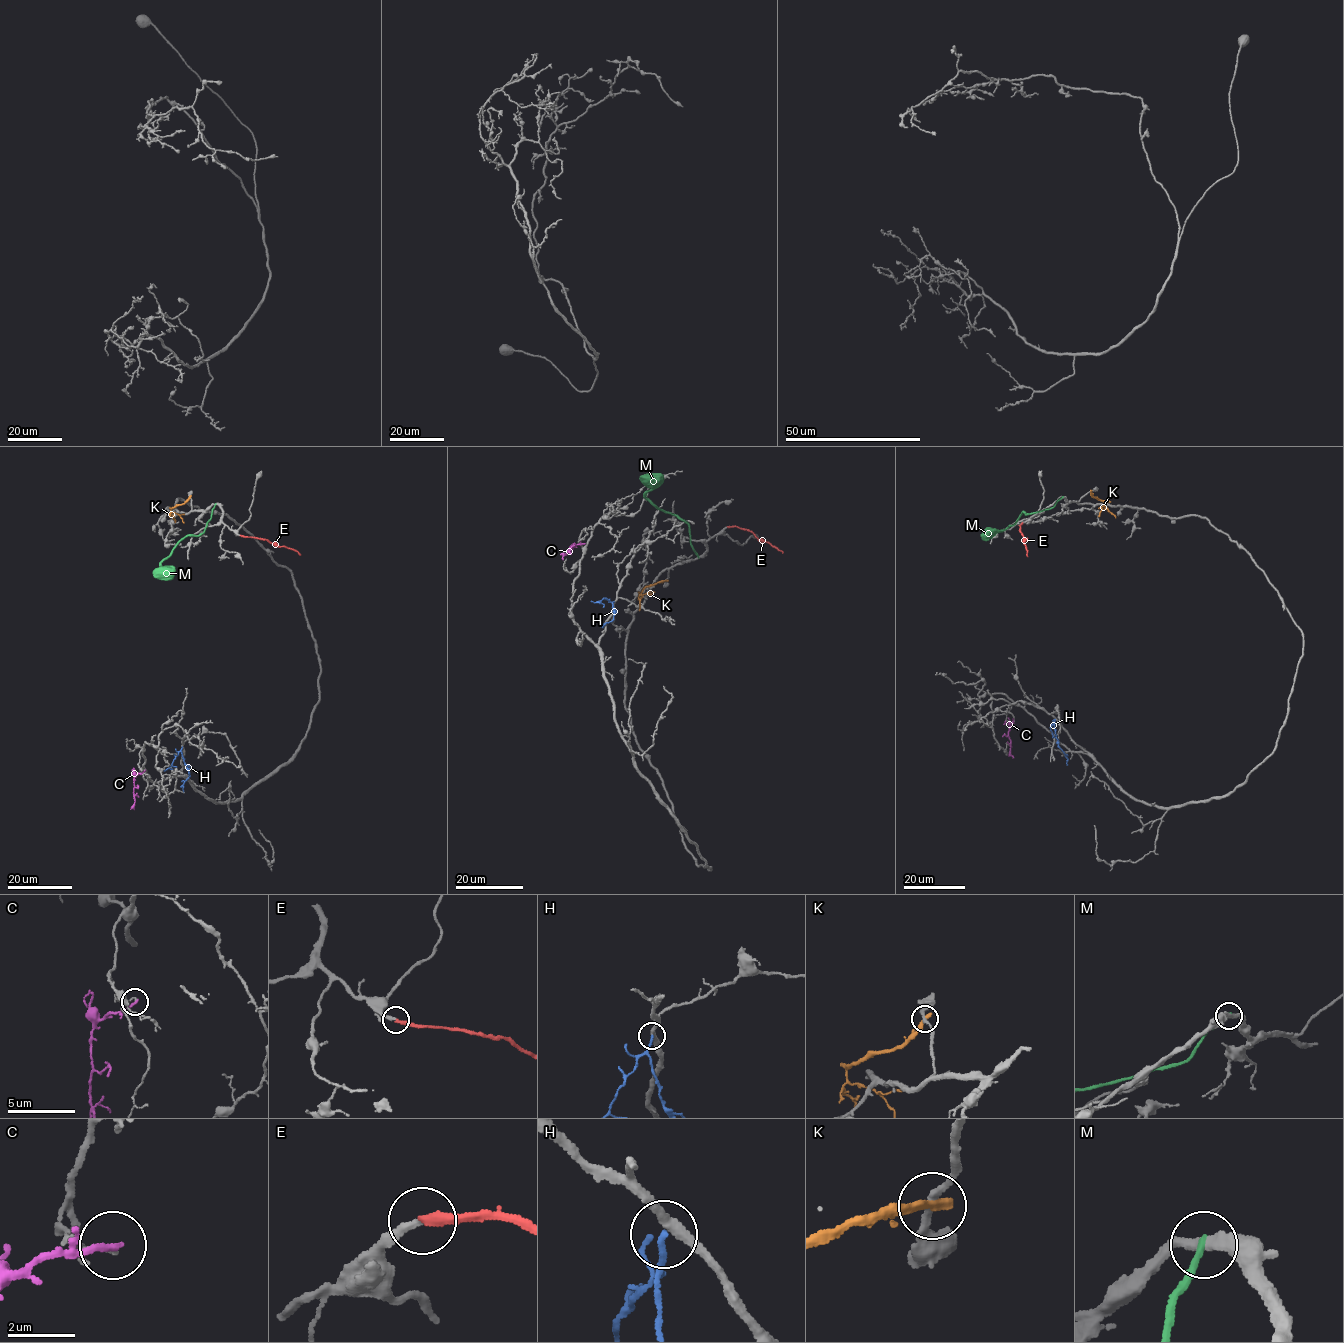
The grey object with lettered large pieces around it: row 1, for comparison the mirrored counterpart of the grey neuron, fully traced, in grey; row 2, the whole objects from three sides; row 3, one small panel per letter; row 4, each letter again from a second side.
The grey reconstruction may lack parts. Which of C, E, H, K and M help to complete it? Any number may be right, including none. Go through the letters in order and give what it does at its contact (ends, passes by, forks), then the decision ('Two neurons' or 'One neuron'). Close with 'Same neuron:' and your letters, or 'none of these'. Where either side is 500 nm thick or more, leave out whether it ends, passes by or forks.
C: It ends there. Two neurons
E: It ends there. One neuron
H: It ends there. Two neurons
K: It ends there. Two neurons
M: It ends there. Two neurons
Same neuron: E

